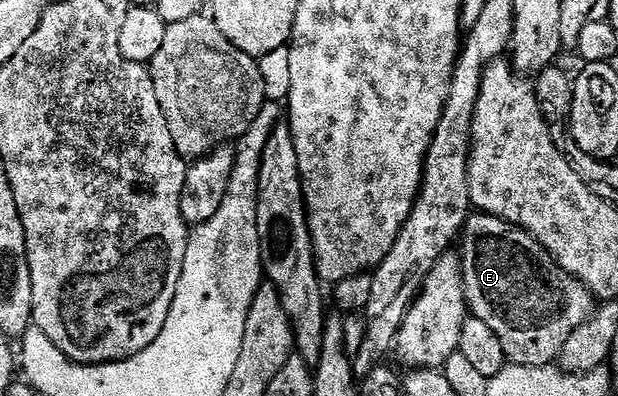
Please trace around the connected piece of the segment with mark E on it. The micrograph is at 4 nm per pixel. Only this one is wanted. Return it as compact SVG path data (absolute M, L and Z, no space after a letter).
M482 213L472 214L468 219L467 224L464 225L461 232L461 244L463 243L463 251L461 250L461 258L463 260L463 284L465 285L465 297L467 298L467 305L472 316L479 318L481 321L489 325L493 329L497 338L501 341L501 346L504 350L506 358L512 364L517 366L539 366L545 367L554 364L559 358L559 354L563 351L565 341L569 341L569 337L581 325L585 325L585 321L589 321L589 317L594 313L597 300L588 287L583 284L580 279L574 279L569 273L565 273L565 269L561 269L559 264L555 262L544 247L540 245L537 240L528 233L522 231L520 227L514 227L505 219L498 219L492 215L485 215Z

